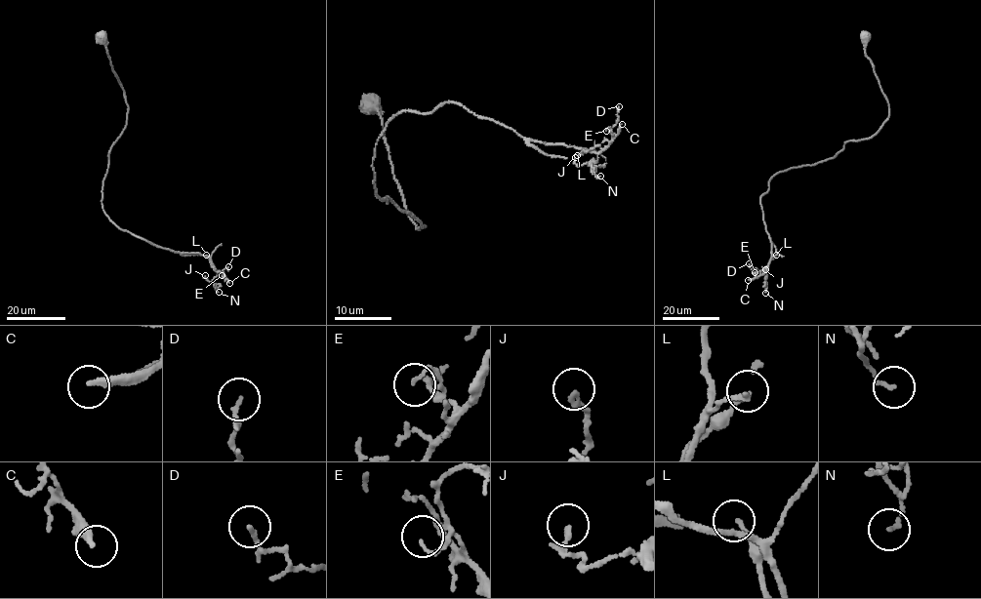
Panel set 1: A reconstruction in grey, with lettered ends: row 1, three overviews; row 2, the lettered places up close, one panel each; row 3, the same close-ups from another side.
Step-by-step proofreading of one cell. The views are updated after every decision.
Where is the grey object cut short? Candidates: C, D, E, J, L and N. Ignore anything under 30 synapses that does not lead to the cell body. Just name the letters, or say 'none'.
C, L

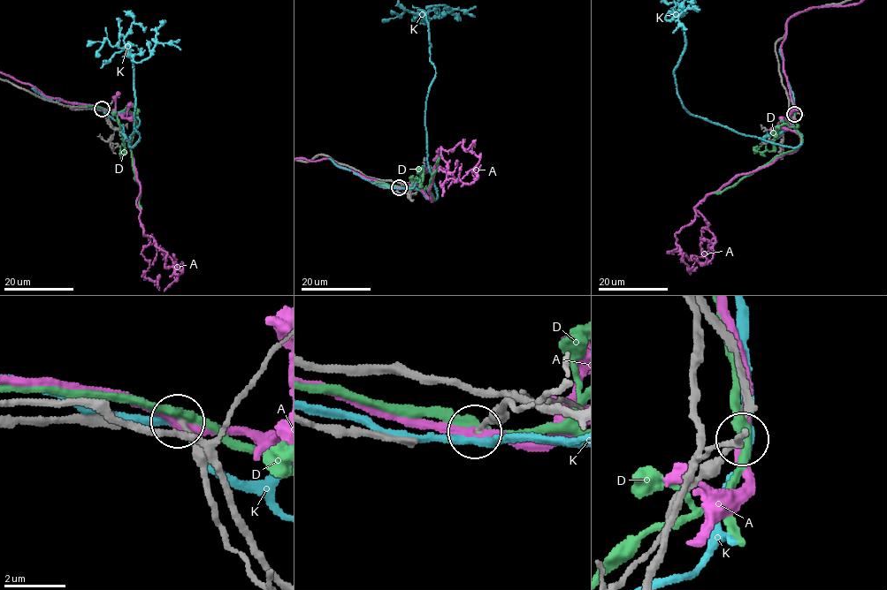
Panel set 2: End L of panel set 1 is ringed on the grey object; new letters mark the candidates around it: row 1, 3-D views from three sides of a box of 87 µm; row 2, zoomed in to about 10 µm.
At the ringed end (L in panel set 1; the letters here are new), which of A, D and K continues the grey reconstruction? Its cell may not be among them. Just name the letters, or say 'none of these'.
none of these

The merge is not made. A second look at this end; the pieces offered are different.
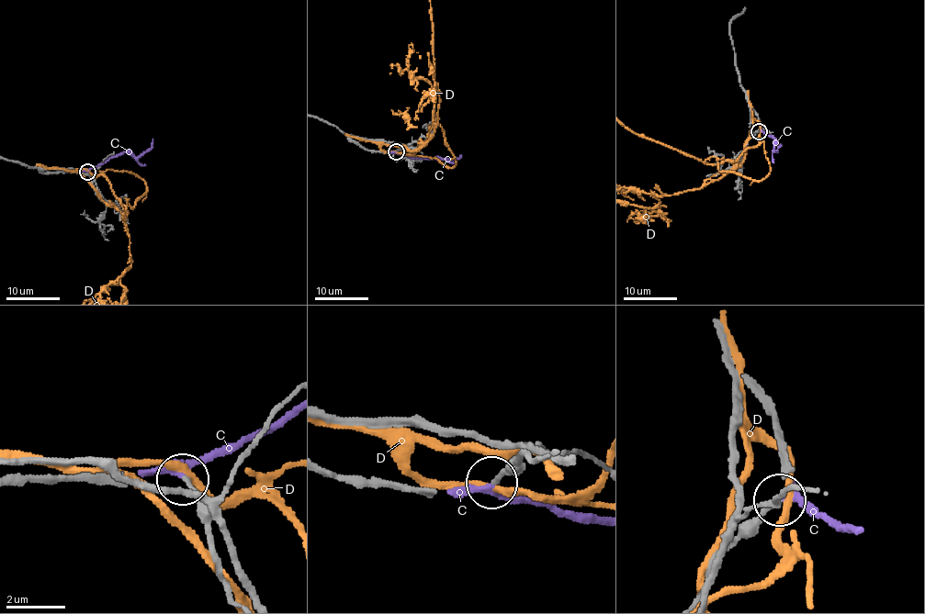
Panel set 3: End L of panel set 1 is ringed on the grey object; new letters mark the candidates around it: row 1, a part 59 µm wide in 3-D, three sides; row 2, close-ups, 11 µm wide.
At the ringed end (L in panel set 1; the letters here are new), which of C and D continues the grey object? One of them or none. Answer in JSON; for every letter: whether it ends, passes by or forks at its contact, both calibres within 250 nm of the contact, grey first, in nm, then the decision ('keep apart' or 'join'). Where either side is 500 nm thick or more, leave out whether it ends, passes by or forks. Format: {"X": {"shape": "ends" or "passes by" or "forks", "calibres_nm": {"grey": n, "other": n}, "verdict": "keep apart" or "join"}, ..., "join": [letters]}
{"C": {"shape": "passes by", "calibres_nm": {"grey": 130, "other": 200}, "verdict": "join"}, "D": {"shape": "passes by", "calibres_nm": {"grey": 130, "other": 240}, "verdict": "keep apart"}, "join": ["C"]}

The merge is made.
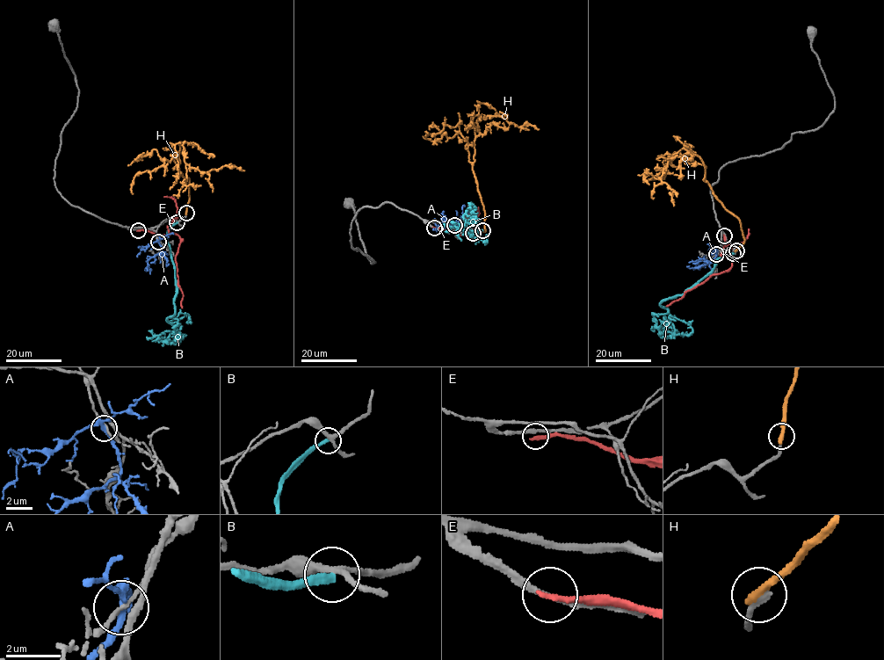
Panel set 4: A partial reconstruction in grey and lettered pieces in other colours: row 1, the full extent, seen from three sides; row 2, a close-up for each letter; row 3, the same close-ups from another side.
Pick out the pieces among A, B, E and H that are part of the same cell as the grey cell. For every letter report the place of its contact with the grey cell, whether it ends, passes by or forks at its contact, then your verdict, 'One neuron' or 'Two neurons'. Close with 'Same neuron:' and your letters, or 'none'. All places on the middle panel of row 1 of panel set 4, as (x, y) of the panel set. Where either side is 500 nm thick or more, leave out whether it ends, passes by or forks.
A: Touches grey at (454, 225). It forks there. Two neurons
B: Touches grey at (473, 233). It ends there. Two neurons
E: Touches grey at (434, 228). It ends there. Two neurons
H: Touches grey at (482, 230). It ends there. Two neurons
Same neuron: none

